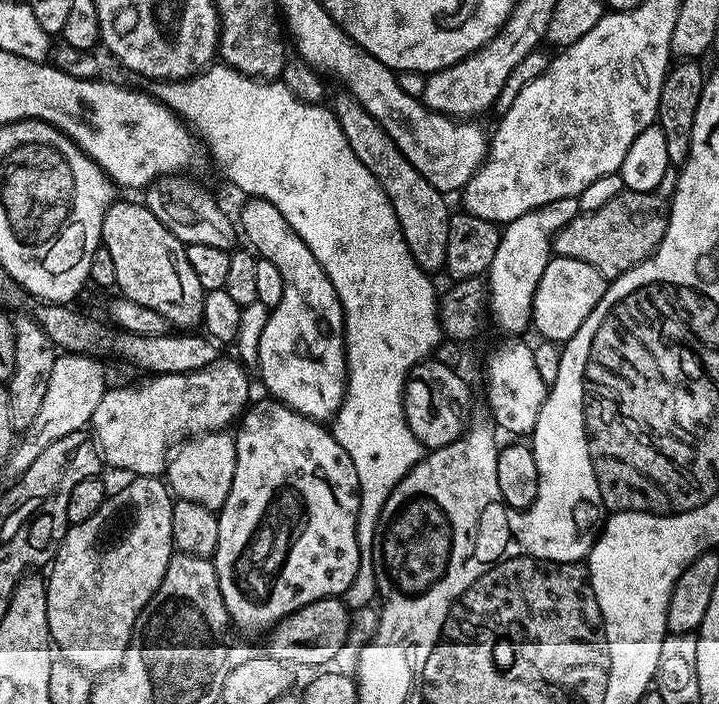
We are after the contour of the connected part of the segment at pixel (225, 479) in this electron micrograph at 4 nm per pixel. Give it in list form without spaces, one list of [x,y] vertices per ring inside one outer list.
[[[228,430],[206,432],[203,436],[193,436],[185,440],[175,449],[174,455],[166,464],[166,483],[173,497],[218,510],[226,502],[226,494],[230,494],[235,465],[235,435]]]

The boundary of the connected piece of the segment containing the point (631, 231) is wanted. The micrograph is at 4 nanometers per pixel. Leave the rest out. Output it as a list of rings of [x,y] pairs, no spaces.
[[[621,190],[593,212],[584,210],[573,218],[555,241],[555,255],[582,258],[582,262],[590,262],[605,278],[621,276],[655,252],[668,229],[668,210],[665,197],[663,200],[656,192]]]

